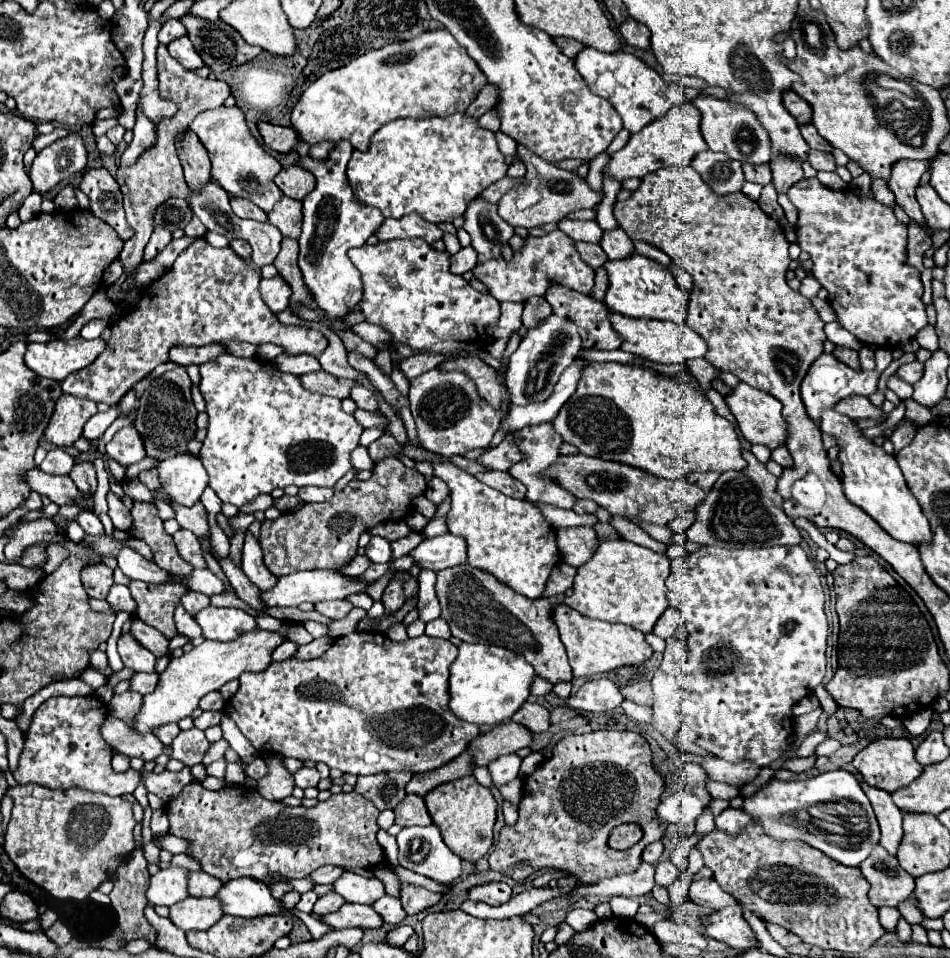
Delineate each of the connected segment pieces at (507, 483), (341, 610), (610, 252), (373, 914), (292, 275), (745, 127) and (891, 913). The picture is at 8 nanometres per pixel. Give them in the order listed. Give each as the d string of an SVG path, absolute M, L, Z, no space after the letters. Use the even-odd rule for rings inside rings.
M488 470L488 472L482 472L482 474L476 474L476 478L480 482L484 482L486 486L510 496L510 498L524 498L526 496L526 486L512 478L508 472L496 472L496 470Z
M332 600L332 602L318 602L316 604L316 610L320 614L324 614L326 618L330 620L340 620L344 618L350 610L352 610L352 604L348 600Z
M616 228L612 232L604 232L600 246L610 260L624 260L624 258L632 256L632 252L634 252L632 240L626 236L626 232L622 228Z
M344 904L338 912L322 918L332 928L382 928L384 920L378 916L378 912L372 906L360 906L360 904Z
M294 238L282 240L282 248L274 260L274 266L292 288L290 300L302 300L302 304L310 304L310 308L318 308L314 300L306 296L306 288L302 288L302 272L298 272L298 242Z
M698 96L692 102L702 114L700 130L710 150L724 152L730 160L738 160L742 164L770 162L770 138L766 136L766 130L758 124L758 120L754 120L752 112L746 112L746 108L730 108L726 100L718 100L712 96Z
M882 906L878 908L880 912L880 924L884 930L896 930L896 924L900 920L900 912L898 908L888 908L888 906Z

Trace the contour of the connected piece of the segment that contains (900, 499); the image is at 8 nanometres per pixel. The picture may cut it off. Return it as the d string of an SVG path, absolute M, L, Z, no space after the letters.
M834 410L822 412L820 430L838 440L838 446L840 446L838 458L842 462L842 486L844 486L846 498L858 508L862 508L866 514L870 514L892 538L906 544L914 544L916 548L922 544L928 544L932 540L930 522L924 516L918 500L906 486L906 480L902 476L902 470L896 458L886 454L880 446L872 444L872 440L866 440L862 432L856 428L854 420Z

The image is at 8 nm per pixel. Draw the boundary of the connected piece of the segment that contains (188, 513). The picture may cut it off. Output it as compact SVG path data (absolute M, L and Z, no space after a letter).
M202 502L194 504L192 508L182 508L182 506L174 504L174 510L176 510L176 520L182 528L192 530L196 534L196 538L210 538L208 516L206 516Z

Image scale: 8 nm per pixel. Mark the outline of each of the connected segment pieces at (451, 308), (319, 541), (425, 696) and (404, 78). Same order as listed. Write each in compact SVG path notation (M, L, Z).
M390 240L380 242L376 246L362 246L348 252L348 258L352 264L360 270L362 282L364 282L364 298L360 300L360 310L366 316L366 322L378 324L384 330L392 334L392 342L408 344L414 350L420 352L454 352L454 350L466 350L470 356L456 358L440 364L442 370L462 370L466 372L478 386L480 396L494 406L496 410L504 400L508 400L508 392L498 382L498 372L490 366L486 366L480 358L476 358L476 352L484 350L488 344L486 328L488 324L494 324L500 318L500 304L490 294L476 292L462 276L454 276L448 270L448 258L450 254L438 252L432 246L428 246L424 240Z
M382 458L380 462L376 462L376 466L372 468L372 476L370 480L352 480L344 490L336 490L334 496L322 504L304 504L302 508L294 510L294 512L286 512L282 514L278 520L264 520L262 524L262 532L260 532L260 548L264 552L264 564L266 568L274 574L274 576L286 576L286 574L294 574L300 570L316 570L316 568L338 568L344 566L346 562L350 562L356 552L358 552L358 536L366 530L372 528L380 522L400 522L404 520L410 512L412 512L412 500L422 496L426 490L426 480L420 472L416 472L414 468L404 466L398 458Z
M354 632L350 636L336 638L328 652L324 652L320 658L314 660L282 660L282 662L272 662L266 672L244 672L240 676L240 688L238 692L226 702L225 711L230 712L229 717L235 721L240 732L250 740L250 744L258 752L278 752L288 758L298 758L298 760L312 760L312 762L324 762L330 768L338 768L340 772L350 772L350 774L380 774L380 772L410 772L410 774L422 774L434 768L440 768L442 764L450 762L458 754L466 750L466 746L480 734L480 728L474 724L468 724L464 720L458 720L450 712L450 694L448 694L448 668L454 662L454 656L458 654L458 648L450 640L442 638L430 638L426 634L406 640L406 642L392 642L388 636L378 634L378 632Z
M430 30L420 36L414 36L404 42L394 42L378 50L370 50L354 60L350 60L346 66L336 68L320 76L298 100L298 104L292 110L292 126L298 132L300 140L312 144L318 144L322 140L338 142L340 138L346 138L352 142L354 148L366 150L370 144L372 134L396 118L422 118L422 116L450 116L454 112L464 112L470 102L478 96L478 92L486 86L486 76L482 76L482 70L474 60L468 56L468 52L446 32Z

